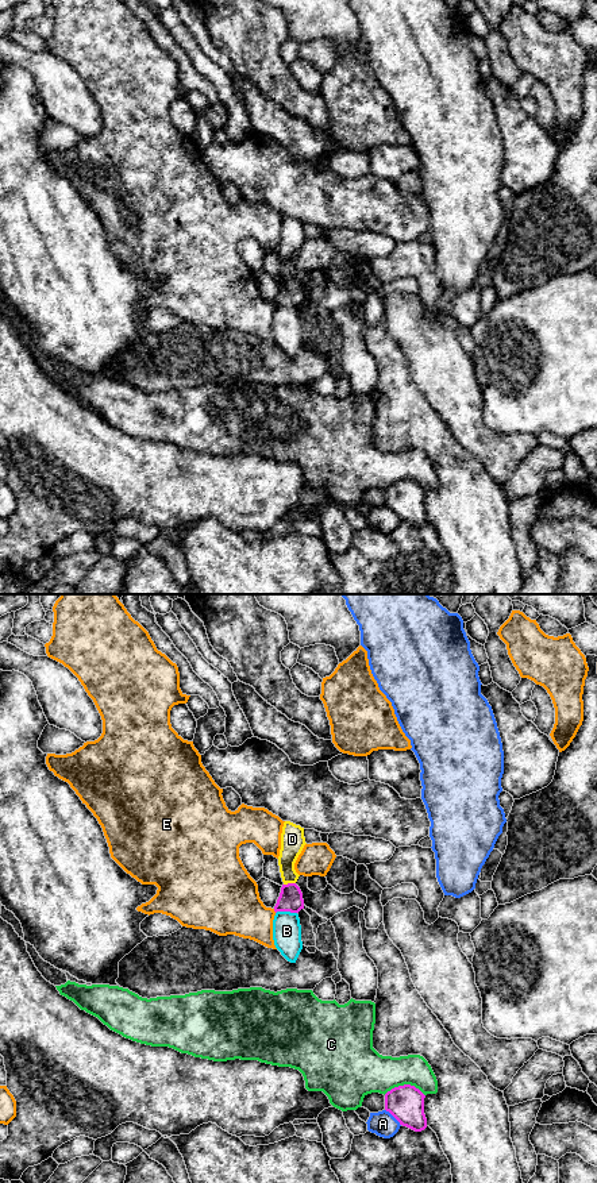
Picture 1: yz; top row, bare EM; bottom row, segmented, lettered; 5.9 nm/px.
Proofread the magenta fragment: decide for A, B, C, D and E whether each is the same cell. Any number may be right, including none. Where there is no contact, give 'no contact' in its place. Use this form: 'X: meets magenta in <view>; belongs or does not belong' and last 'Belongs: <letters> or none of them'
A: meets magenta in yz; does not belong
B: meets magenta in yz; does not belong
C: meets magenta in yz; does not belong
D: meets magenta in yz; does not belong
E: meets magenta in yz; does not belong
Belongs: none of them

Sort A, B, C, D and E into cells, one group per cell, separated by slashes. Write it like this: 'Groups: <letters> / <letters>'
Groups: A / B / C / D / E

